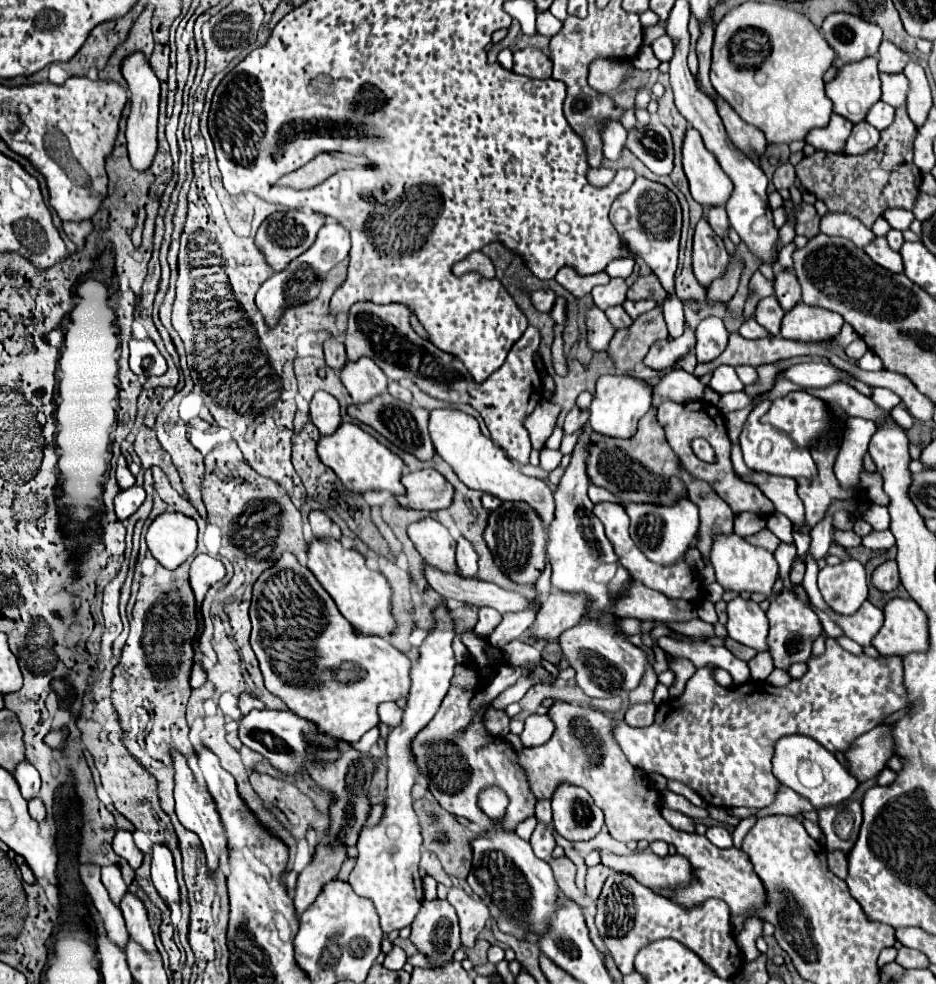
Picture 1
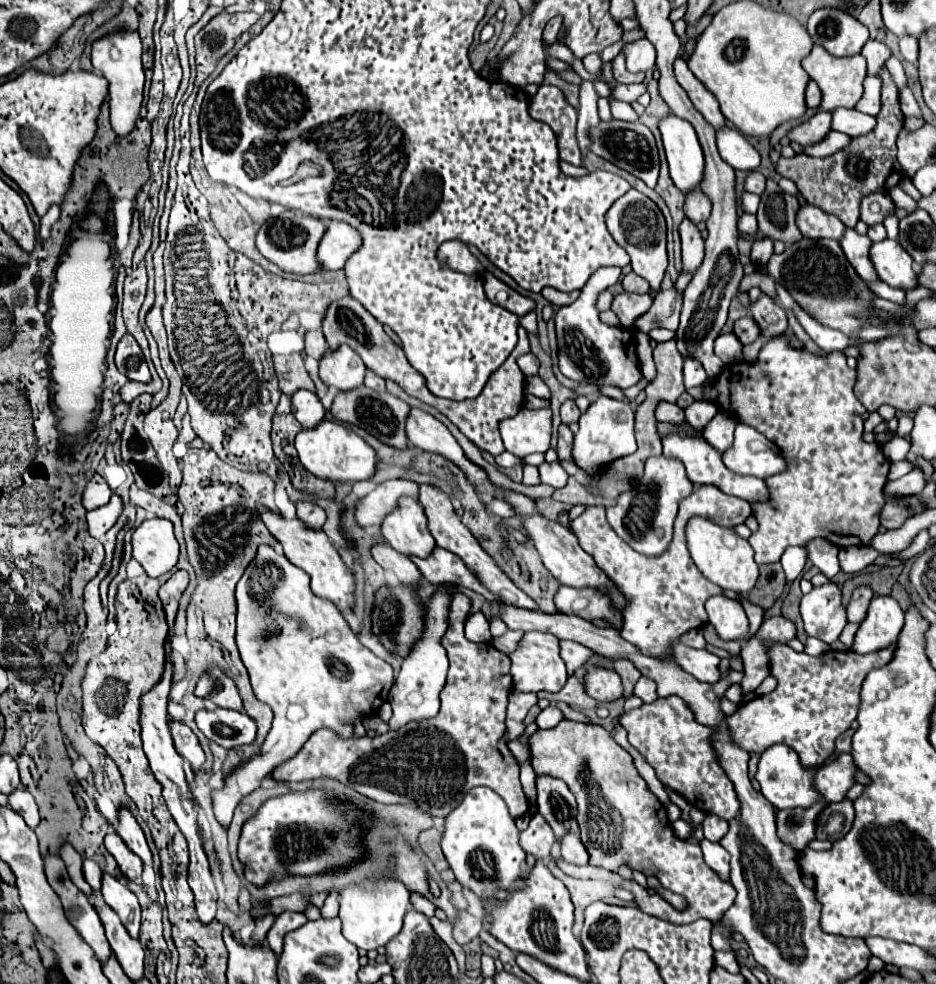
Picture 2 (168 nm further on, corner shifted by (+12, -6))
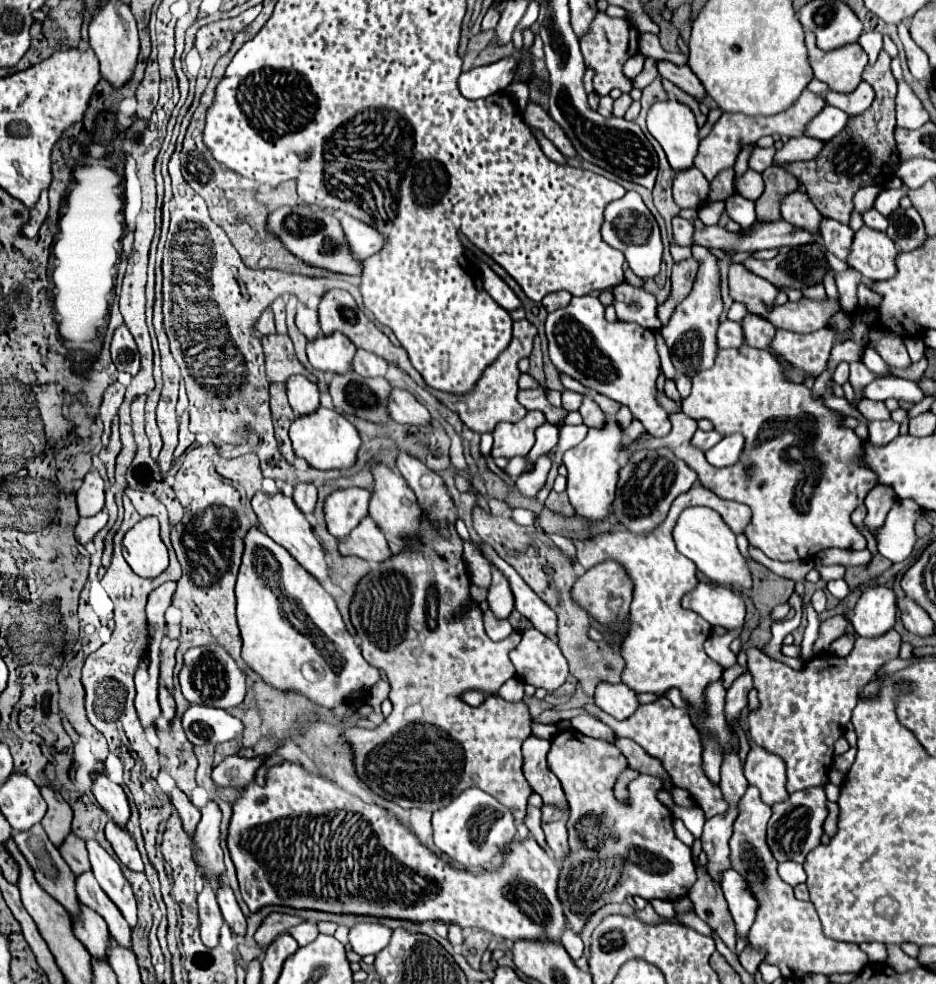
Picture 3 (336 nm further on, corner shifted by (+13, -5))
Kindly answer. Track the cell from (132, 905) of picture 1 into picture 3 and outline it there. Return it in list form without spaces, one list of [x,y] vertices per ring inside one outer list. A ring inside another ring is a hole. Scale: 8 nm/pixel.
[[[93,839],[87,841],[87,851],[89,851],[91,865],[93,865],[93,875],[99,881],[101,889],[117,905],[117,909],[123,913],[129,927],[135,927],[137,925],[135,895],[131,891],[129,881],[123,877],[119,863]]]

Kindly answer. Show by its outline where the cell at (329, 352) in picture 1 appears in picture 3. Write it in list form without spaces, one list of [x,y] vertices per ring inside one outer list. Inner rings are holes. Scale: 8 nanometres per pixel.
[[[301,307],[297,311],[297,327],[299,331],[309,339],[317,339],[317,335],[321,335],[321,327],[319,327],[319,319],[317,319],[317,311],[309,309],[309,307]]]

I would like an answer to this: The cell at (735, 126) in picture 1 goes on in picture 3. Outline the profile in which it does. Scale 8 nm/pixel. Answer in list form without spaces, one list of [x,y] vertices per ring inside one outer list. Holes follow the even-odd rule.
[[[659,61],[657,67],[659,67],[661,77],[669,79],[673,85],[677,85],[685,93],[689,93],[695,101],[701,103],[707,97],[707,91],[703,87],[703,83],[697,79],[697,75],[687,65],[679,67],[679,65],[671,63],[671,61]]]

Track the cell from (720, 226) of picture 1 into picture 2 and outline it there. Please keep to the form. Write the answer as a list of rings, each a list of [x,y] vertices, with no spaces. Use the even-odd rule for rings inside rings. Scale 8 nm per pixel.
[[[692,190],[690,194],[686,194],[684,214],[694,224],[698,224],[702,220],[708,220],[708,216],[710,216],[710,198],[706,198],[706,194],[702,194],[702,190]]]

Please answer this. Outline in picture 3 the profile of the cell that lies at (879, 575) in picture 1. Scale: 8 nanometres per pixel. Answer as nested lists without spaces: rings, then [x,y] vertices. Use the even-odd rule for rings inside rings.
[[[843,613],[837,615],[837,617],[825,619],[825,621],[821,623],[821,627],[819,627],[819,639],[817,639],[815,645],[813,645],[815,653],[827,651],[829,645],[831,645],[837,637],[841,637],[841,635],[845,633],[847,623],[849,623],[849,619],[847,619],[847,615],[843,615]]]

